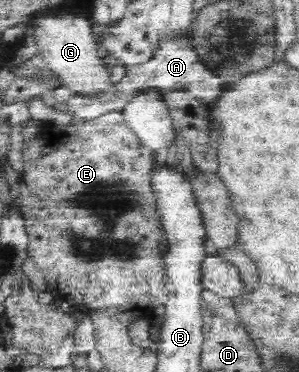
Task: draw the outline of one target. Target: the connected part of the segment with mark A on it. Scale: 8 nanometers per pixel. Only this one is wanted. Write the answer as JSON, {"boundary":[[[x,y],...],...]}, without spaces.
{"boundary":[[[190,38],[179,43],[168,43],[162,47],[162,52],[158,53],[151,62],[143,66],[129,67],[127,75],[120,82],[107,87],[103,92],[92,95],[75,94],[68,102],[68,112],[70,120],[93,120],[103,114],[123,111],[125,106],[131,102],[140,92],[155,89],[186,90],[194,94],[196,99],[204,106],[209,107],[217,102],[219,96],[223,94],[224,78],[219,78],[207,70],[193,50]]]}

